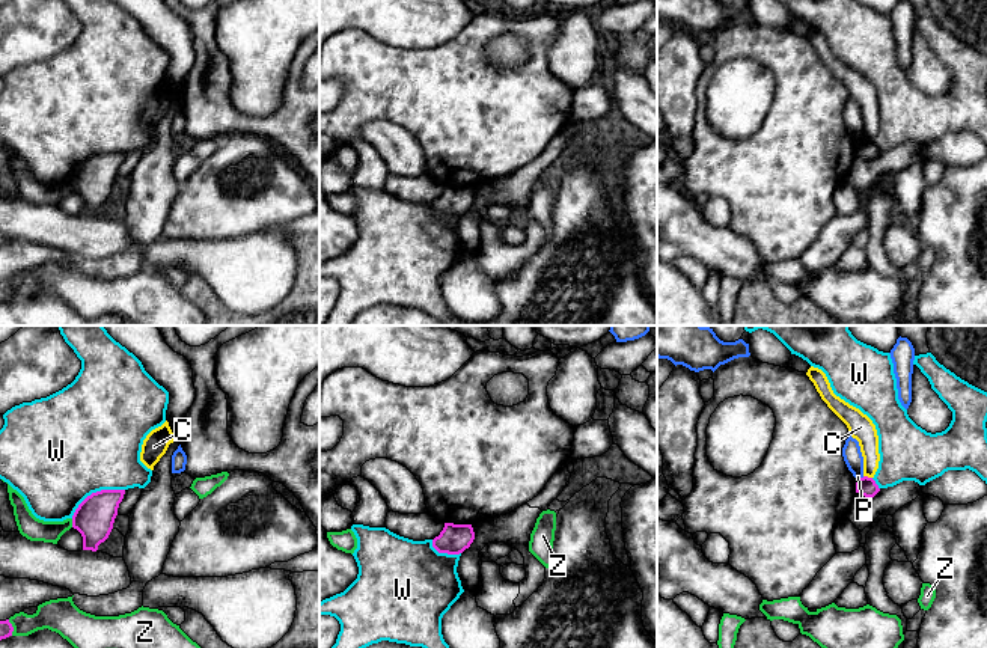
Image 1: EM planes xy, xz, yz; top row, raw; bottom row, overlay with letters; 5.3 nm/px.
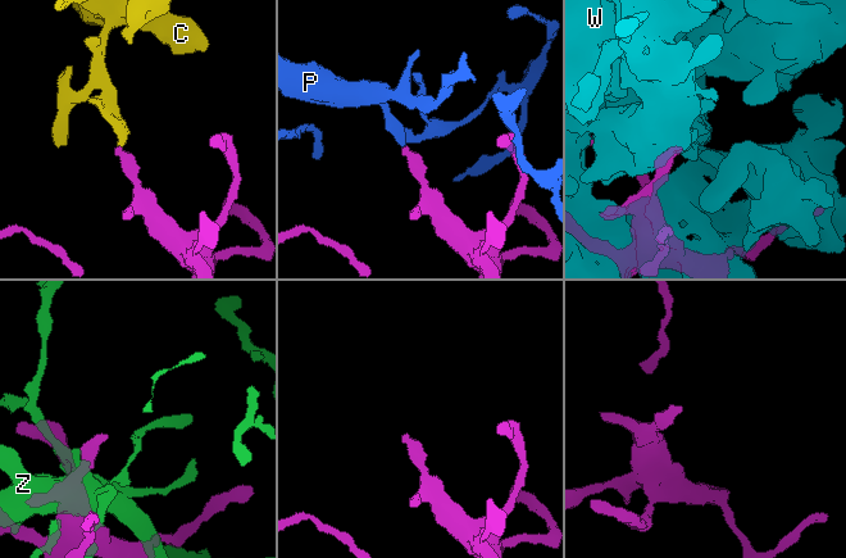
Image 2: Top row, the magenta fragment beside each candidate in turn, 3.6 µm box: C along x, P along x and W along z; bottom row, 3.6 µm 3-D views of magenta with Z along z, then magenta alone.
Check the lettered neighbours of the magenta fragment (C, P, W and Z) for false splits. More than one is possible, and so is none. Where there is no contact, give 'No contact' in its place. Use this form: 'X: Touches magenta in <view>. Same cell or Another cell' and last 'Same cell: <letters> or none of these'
C: Touches magenta in yz. Another cell
P: Touches magenta in yz. Another cell
W: Touches magenta in xy. Another cell
Z: Touches magenta in xy. Another cell
Same cell: none of these

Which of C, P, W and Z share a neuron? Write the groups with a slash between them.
C / P / W / Z

